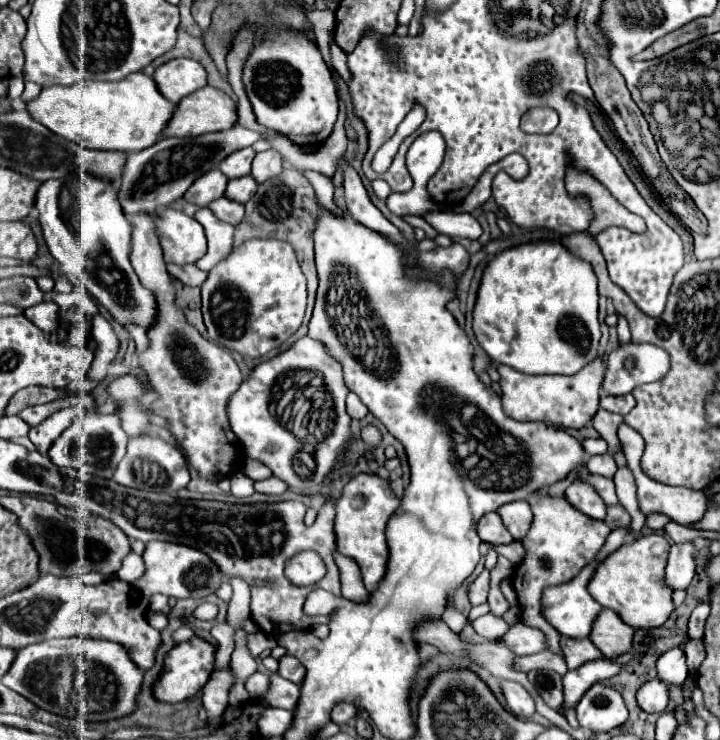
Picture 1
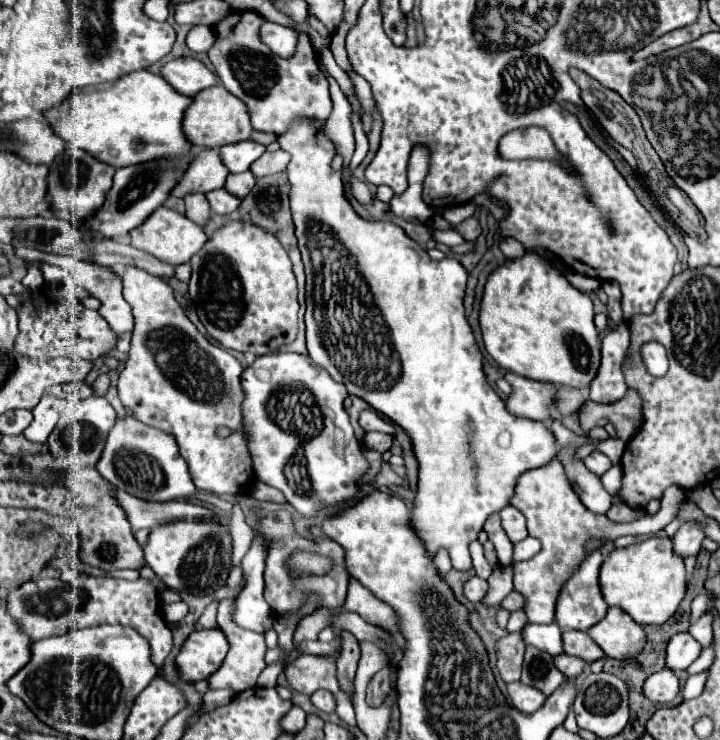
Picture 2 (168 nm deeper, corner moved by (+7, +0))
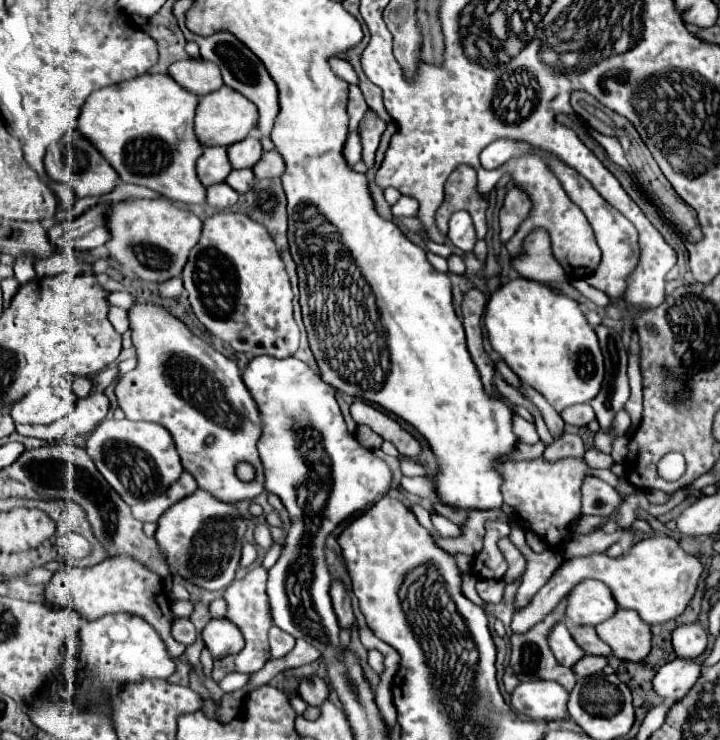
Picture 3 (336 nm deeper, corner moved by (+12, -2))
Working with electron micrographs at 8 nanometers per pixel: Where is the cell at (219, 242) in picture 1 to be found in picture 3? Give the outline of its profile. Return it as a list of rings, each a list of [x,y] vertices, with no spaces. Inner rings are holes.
[[[144,73],[136,79],[124,81],[122,85],[92,91],[92,95],[82,105],[76,129],[84,139],[88,139],[100,151],[100,155],[116,169],[116,173],[126,183],[150,187],[172,201],[186,201],[194,205],[206,201],[206,189],[200,185],[196,177],[196,159],[204,151],[204,147],[194,135],[196,105],[198,97],[180,89],[180,85],[176,85],[174,79],[170,79],[170,75]]]

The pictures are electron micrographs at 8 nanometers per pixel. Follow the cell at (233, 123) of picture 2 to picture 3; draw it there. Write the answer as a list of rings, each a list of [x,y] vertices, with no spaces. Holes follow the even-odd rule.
[[[220,87],[218,91],[212,91],[200,99],[200,103],[196,107],[194,133],[204,147],[208,147],[208,145],[210,147],[228,147],[232,143],[238,143],[246,138],[250,129],[256,127],[256,119],[258,119],[258,111],[252,101],[244,99],[244,95],[232,91],[230,87]]]

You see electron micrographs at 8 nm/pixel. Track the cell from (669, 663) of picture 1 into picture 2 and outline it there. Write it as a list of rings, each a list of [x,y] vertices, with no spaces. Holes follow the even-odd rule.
[[[687,631],[671,637],[667,645],[667,667],[673,671],[687,669],[701,655],[701,643],[695,641]]]

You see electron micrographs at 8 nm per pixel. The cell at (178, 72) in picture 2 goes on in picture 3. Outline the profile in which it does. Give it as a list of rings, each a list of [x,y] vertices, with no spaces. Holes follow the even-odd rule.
[[[202,57],[176,61],[170,65],[168,73],[182,89],[194,95],[206,95],[224,85],[220,79],[220,69]]]

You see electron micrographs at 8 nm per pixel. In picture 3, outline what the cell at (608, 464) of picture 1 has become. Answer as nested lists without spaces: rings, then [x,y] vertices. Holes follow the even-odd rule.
[[[588,449],[584,453],[584,461],[590,469],[610,469],[614,465],[612,457],[606,455],[606,453],[600,453],[598,449]]]

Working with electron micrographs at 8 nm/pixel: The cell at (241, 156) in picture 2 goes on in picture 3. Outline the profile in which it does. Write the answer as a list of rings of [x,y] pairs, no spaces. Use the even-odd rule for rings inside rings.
[[[246,137],[228,147],[228,159],[232,169],[250,169],[262,155],[262,145],[256,137]]]

